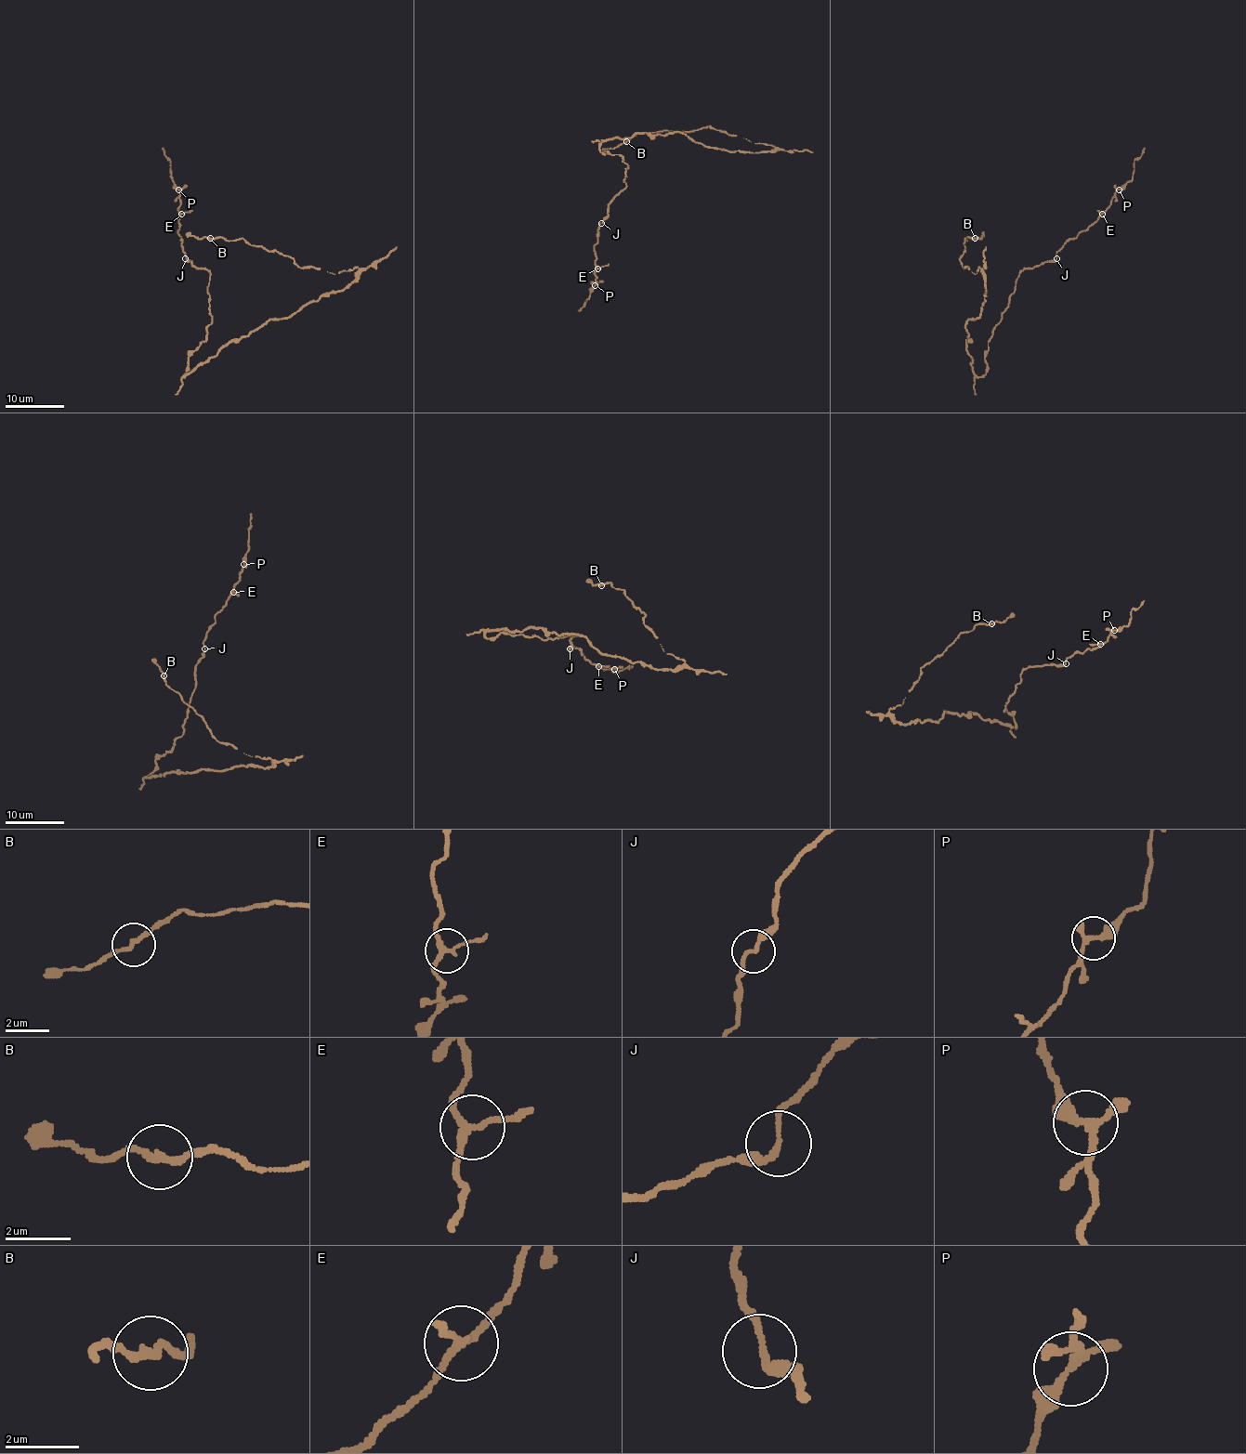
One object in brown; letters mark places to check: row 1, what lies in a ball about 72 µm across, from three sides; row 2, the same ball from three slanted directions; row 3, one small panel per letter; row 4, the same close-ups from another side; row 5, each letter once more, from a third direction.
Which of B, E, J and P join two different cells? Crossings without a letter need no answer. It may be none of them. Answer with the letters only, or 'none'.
none

